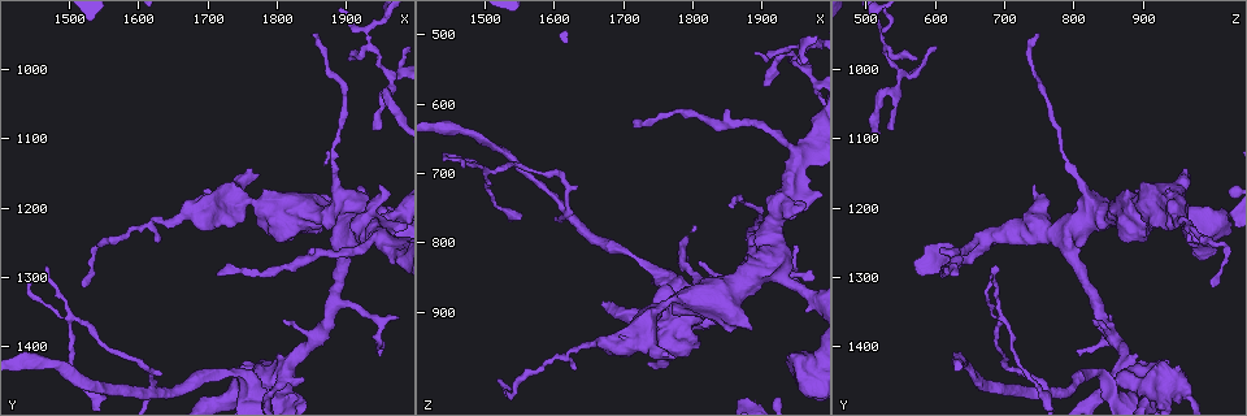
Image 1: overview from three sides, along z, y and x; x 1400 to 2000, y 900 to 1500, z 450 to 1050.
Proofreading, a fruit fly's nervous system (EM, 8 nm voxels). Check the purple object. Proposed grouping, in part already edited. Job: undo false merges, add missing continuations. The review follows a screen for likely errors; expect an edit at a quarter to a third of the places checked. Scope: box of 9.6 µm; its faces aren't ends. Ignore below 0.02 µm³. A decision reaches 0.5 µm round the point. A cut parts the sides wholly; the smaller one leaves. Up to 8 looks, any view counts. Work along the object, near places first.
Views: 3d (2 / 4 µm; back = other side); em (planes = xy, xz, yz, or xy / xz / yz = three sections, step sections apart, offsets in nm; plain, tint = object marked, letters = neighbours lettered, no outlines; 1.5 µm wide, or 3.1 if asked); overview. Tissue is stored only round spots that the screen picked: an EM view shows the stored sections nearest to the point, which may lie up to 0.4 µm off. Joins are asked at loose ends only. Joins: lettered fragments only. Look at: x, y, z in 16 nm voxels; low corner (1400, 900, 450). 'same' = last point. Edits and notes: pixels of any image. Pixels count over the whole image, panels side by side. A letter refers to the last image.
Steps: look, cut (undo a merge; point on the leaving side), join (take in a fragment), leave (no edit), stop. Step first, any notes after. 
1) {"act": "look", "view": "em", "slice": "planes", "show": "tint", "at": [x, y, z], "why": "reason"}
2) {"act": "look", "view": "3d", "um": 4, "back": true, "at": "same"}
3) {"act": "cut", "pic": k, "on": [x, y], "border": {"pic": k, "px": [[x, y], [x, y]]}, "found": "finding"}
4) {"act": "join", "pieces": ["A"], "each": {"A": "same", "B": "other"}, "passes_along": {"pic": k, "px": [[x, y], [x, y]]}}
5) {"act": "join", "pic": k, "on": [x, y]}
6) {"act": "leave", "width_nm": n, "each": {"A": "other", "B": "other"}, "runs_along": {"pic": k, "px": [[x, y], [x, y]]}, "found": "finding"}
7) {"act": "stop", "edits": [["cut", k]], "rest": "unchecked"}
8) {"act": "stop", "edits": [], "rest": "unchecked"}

{"act": "look", "view": "em", "slice": "yz", "step": 4, "show": "tint", "at": [1520, 1315, 1000], "why": "tapers out"}

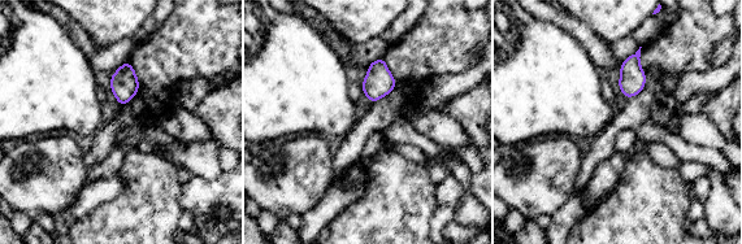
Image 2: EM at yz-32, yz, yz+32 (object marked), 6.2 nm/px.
{"act": "look", "view": "em", "slice": "planes", "show": "letters", "at": "same", "why": "another direction"}

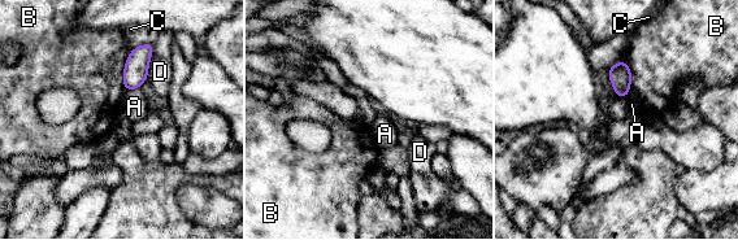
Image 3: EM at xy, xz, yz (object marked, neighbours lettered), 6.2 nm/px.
{"act": "leave", "width_nm": 110, "each": {"A": "other", "B": "other", "C": "other", "D": "other"}, "border": {"pic": 3, "px": [[131, 49], [124, 69], [124, 90]]}, "found": "none of them fits"}

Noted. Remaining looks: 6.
{"act": "look", "view": "3d", "um": 4, "at": [1635, 1240, 985]}

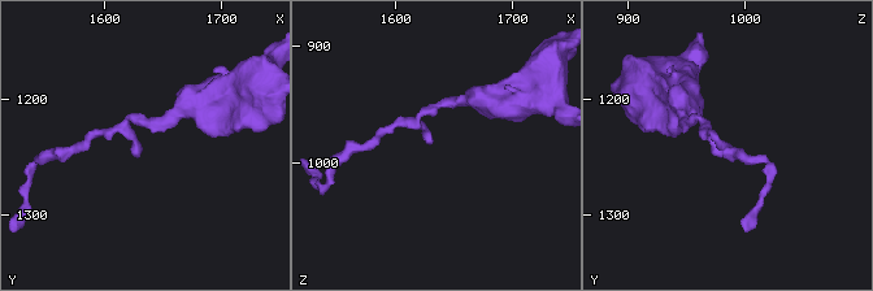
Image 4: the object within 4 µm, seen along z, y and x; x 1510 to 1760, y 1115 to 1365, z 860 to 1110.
{"act": "look", "view": "em", "slice": "yz", "step": 8, "show": "tint", "at": [1634, 1242, 982], "why": "shape alone is not enough"}

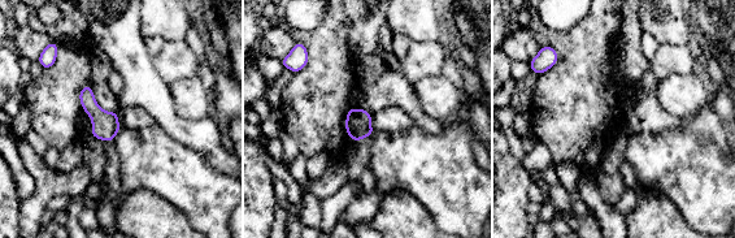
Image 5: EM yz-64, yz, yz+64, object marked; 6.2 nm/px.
{"act": "look", "view": "em", "slice": "planes", "show": "letters", "at": "same"}

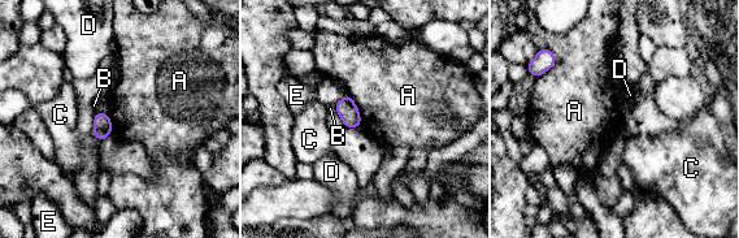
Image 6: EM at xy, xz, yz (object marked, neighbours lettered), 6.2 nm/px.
{"act": "leave", "longest_contact_nm": ["A", 240], "each": {"A": "other", "B": "other", "C": "other", "D": "other", "E": "other"}, "found": "no lettered fragment goes on from it"}

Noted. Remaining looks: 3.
{"act": "look", "view": "em", "slice": "xz", "step": 8, "show": "tint", "at": [1775, 1195, 880], "why": "thick turns thin"}

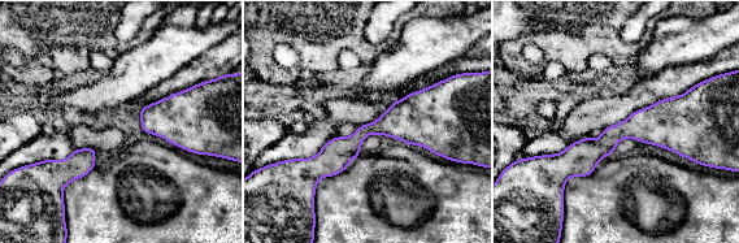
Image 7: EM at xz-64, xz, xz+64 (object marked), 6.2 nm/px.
{"act": "look", "view": "em", "slice": "planes", "show": "tint", "at": "same"}

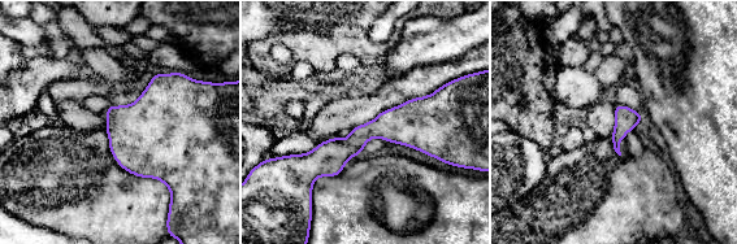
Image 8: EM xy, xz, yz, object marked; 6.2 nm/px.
{"act": "look", "view": "em", "slice": "planes", "show": "letters", "at": "same", "why": "see the neighbours"}

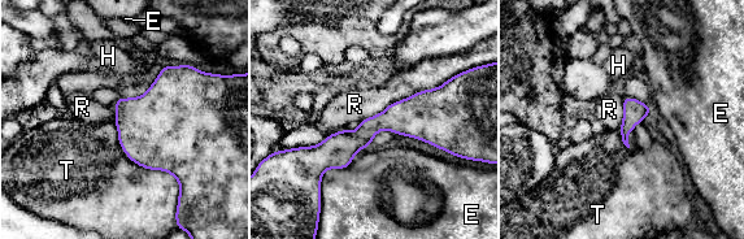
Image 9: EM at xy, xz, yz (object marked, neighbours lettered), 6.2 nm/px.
{"act": "leave", "width_nm": 130, "each": {"E": "other", "H": "other", "R": "other", "T": "other"}, "runs_along": {"pic": 9, "px": [[470, 114], [395, 117], [322, 148]]}, "found": "one neuron here"}

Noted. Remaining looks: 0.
{"act": "stop", "edits": [], "rest": "unchecked"}

